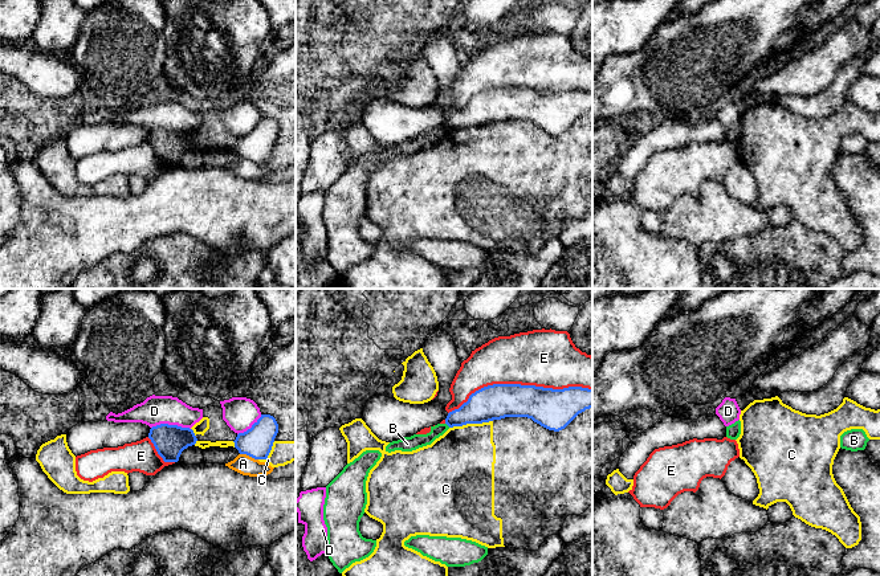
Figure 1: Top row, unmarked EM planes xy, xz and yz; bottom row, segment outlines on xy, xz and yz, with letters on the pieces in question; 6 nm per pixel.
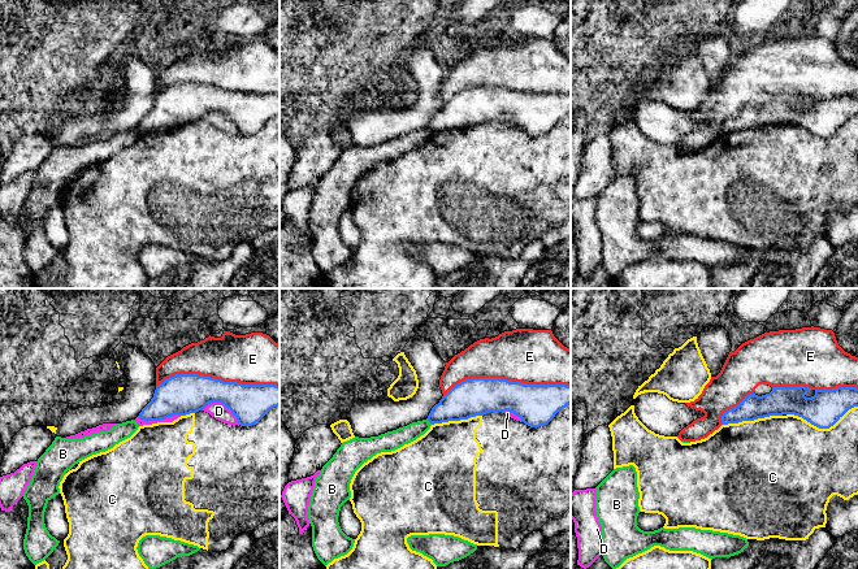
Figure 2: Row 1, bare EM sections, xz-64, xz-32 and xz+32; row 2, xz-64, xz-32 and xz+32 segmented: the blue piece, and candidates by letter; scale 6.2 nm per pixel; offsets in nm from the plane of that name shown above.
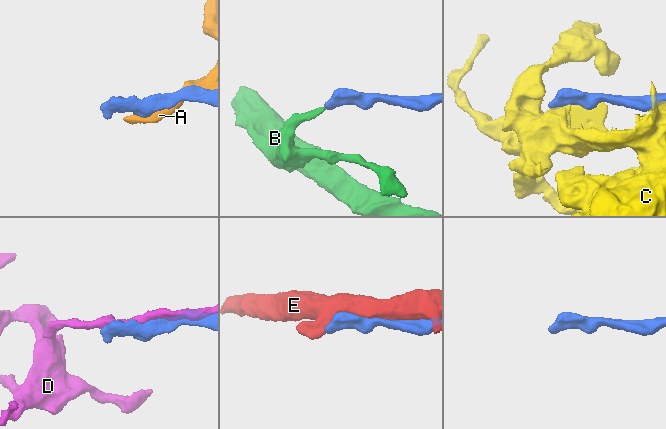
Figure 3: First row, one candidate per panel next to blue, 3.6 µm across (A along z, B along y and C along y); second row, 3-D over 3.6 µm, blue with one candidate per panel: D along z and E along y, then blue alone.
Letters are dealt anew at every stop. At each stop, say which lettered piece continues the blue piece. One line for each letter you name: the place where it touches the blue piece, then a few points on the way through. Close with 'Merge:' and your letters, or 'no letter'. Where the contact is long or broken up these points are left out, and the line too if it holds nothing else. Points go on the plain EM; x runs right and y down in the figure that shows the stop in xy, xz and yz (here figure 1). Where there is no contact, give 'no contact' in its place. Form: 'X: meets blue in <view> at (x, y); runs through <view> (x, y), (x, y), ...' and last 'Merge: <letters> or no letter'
Merge: no letter

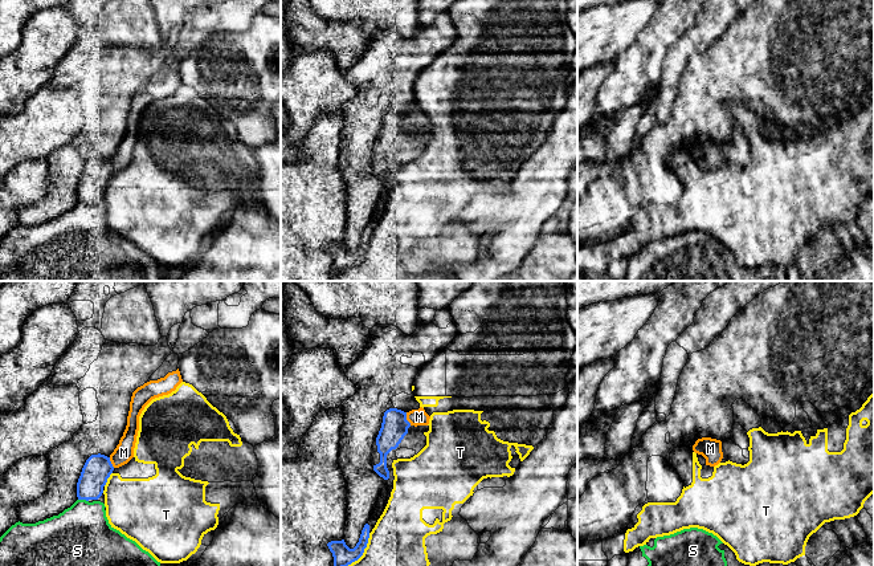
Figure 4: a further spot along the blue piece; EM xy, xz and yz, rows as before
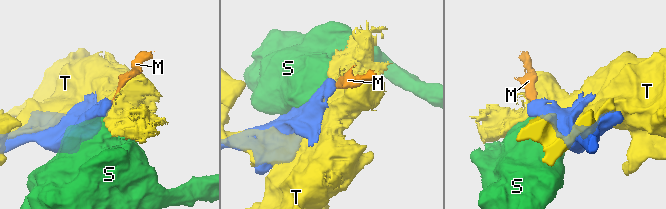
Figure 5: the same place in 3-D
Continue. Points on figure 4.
M: meets blue in xz at (405, 122)
Merge: M

